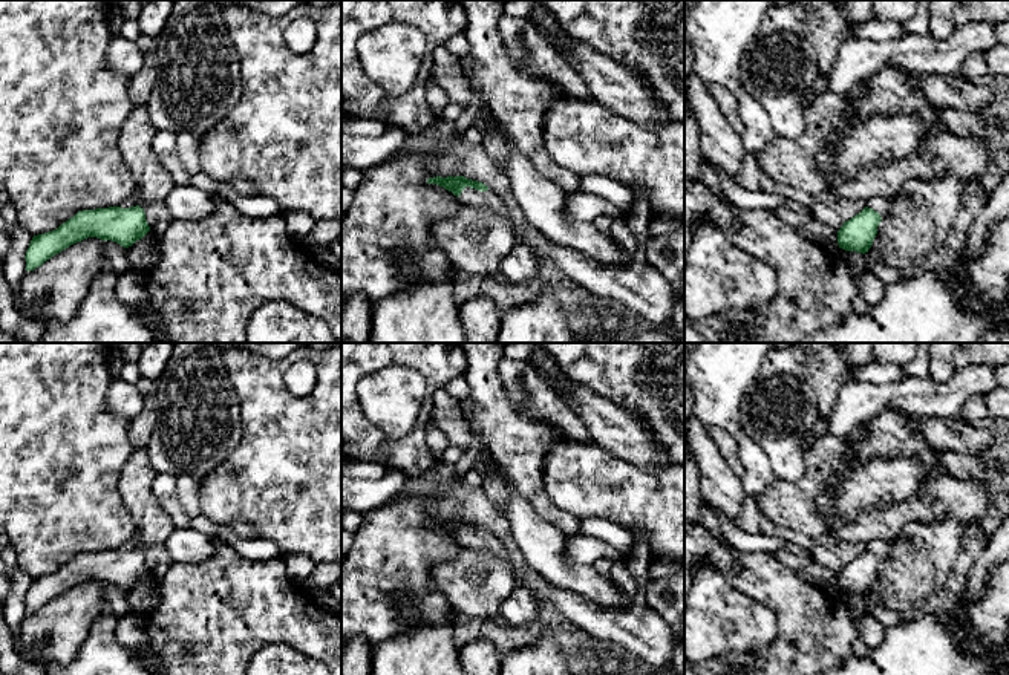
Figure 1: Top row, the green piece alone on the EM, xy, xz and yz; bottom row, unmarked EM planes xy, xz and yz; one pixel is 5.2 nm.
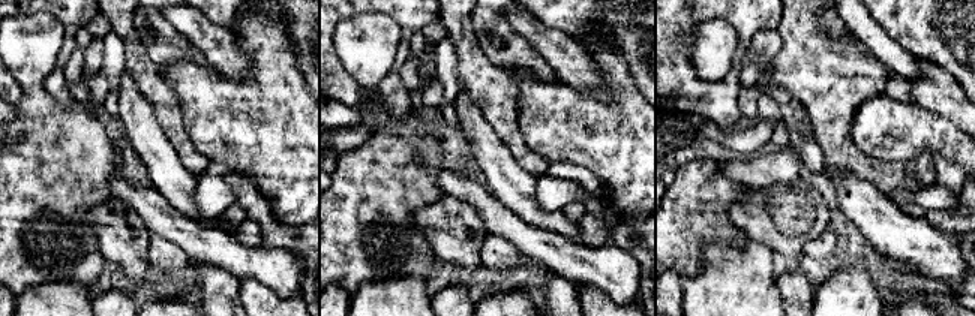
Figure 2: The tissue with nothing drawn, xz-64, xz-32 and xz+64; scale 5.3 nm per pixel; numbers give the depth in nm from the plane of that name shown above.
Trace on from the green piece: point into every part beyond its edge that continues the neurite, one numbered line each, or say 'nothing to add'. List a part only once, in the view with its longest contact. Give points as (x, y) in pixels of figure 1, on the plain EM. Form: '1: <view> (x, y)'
1: xz (639, 629)

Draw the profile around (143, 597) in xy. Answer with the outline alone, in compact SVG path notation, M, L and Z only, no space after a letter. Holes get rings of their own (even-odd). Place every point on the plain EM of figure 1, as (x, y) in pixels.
M150 569L150 574L142 582L126 591L126 597L133 612L147 617L161 600L159 579Z

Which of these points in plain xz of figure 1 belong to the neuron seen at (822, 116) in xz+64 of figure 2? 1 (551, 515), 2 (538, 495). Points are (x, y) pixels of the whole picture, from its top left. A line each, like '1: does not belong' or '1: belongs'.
1: belongs
2: belongs

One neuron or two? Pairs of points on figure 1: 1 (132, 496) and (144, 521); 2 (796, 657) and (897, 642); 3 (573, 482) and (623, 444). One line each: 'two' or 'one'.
1: one
2: two
3: two

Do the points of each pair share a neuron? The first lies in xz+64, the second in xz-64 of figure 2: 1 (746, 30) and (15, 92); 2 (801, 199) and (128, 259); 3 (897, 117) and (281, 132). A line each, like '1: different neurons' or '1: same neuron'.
1: same neuron
2: same neuron
3: same neuron

